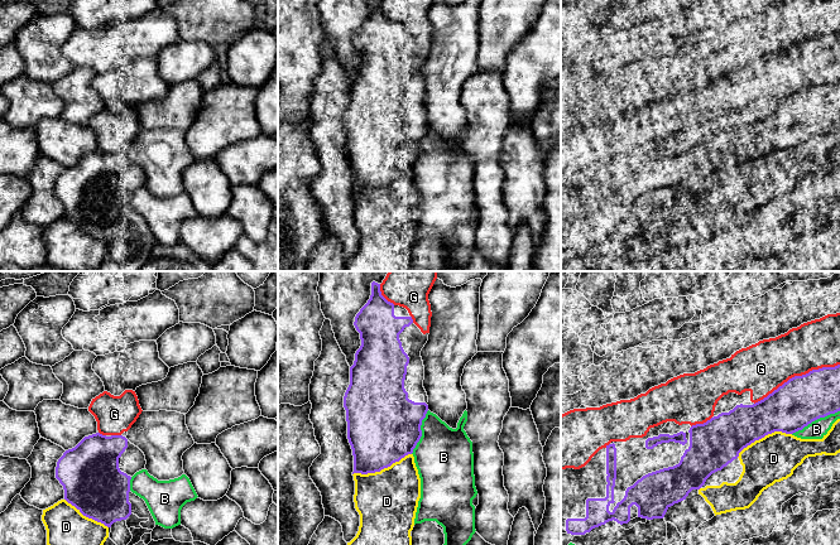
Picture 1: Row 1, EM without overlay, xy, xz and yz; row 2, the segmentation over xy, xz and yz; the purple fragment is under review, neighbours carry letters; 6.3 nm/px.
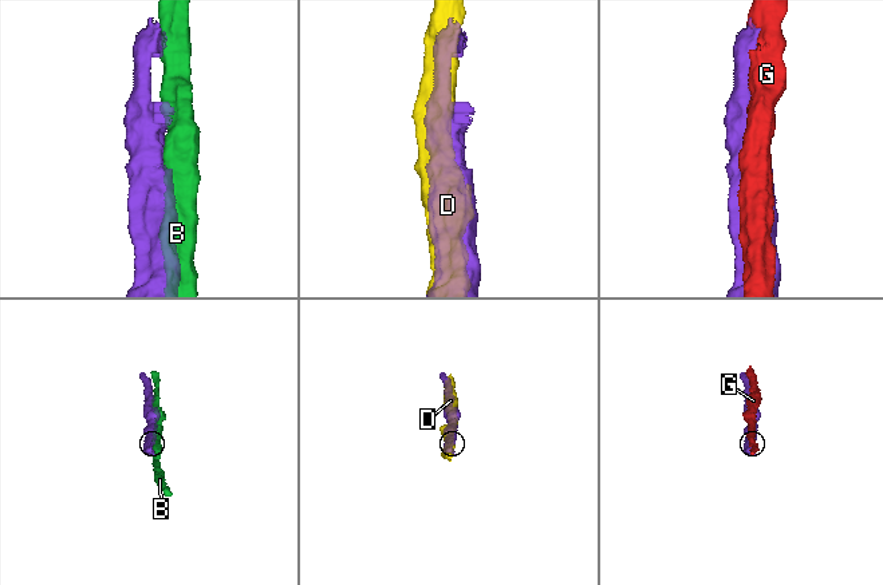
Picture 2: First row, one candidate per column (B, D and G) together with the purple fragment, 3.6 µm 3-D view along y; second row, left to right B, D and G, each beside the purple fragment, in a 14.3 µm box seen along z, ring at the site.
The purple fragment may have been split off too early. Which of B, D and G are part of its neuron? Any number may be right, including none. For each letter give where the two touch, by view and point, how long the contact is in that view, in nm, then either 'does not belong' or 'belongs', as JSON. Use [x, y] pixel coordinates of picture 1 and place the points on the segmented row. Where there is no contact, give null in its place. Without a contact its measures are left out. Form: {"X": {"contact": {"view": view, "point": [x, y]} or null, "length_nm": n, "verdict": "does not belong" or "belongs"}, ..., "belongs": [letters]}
{"B": {"contact": {"view": "yz", "point": [815, 419]}, "length_nm": 340, "verdict": "does not belong"}, "D": {"contact": {"view": "xz", "point": [382, 468]}, "length_nm": 400, "verdict": "does not belong"}, "G": {"contact": {"view": "yz", "point": [796, 376]}, "length_nm": 600, "verdict": "does not belong"}, "belongs": []}

